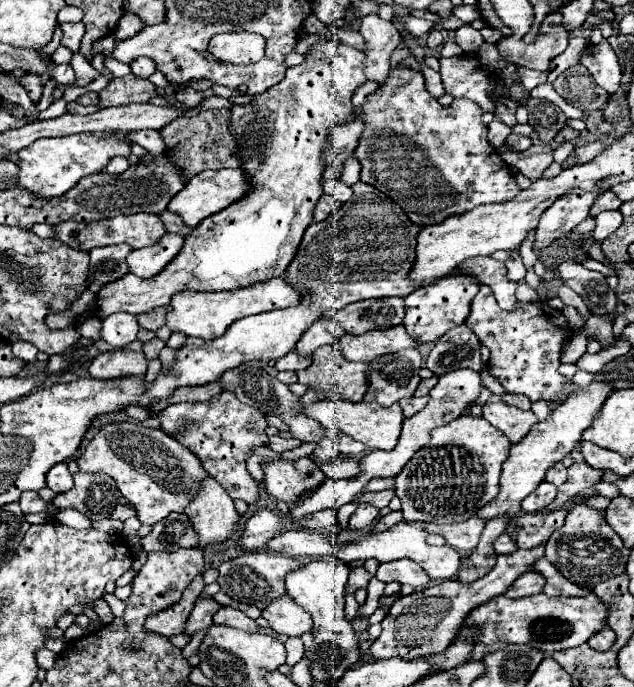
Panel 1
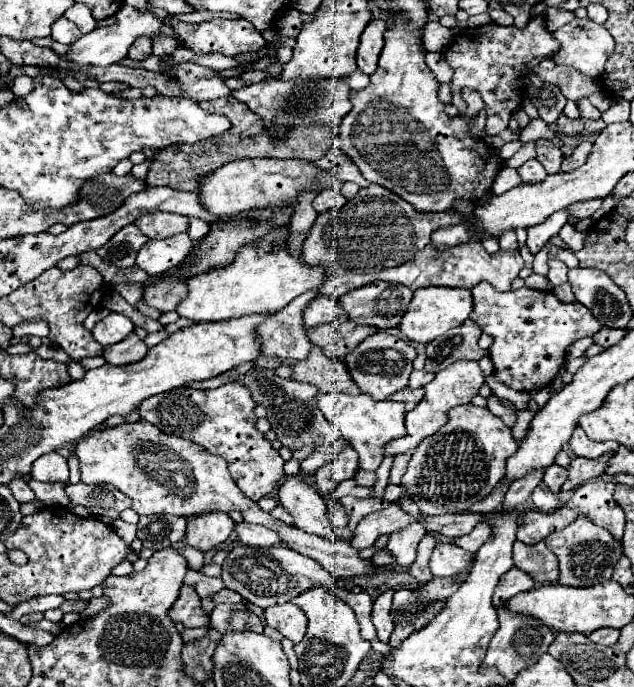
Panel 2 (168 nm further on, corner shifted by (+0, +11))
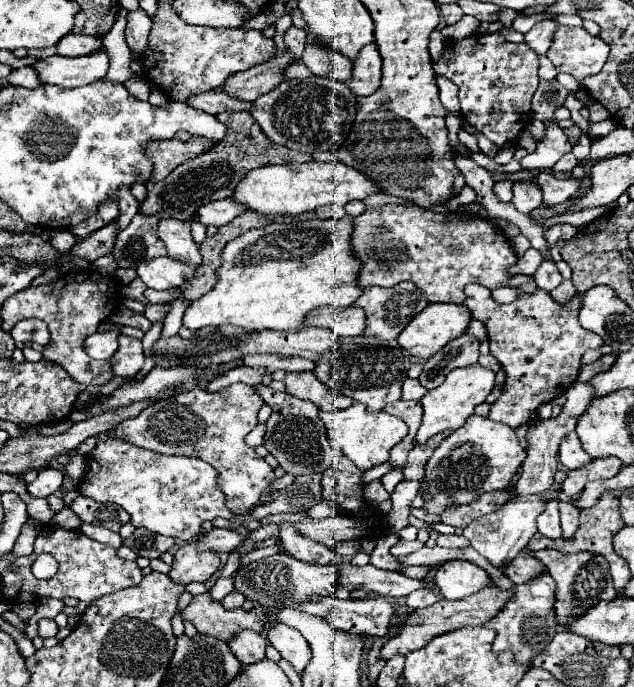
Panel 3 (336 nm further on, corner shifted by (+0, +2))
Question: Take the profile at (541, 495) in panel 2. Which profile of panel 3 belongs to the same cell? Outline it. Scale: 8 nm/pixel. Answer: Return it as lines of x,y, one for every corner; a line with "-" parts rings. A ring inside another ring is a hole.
555,500
545,502
543,514
537,518
537,528
547,538
559,538
561,536
561,524
559,524
559,510

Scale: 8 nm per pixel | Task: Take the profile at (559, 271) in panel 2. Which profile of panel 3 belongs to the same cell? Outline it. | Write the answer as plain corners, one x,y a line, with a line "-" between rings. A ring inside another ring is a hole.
545,260
535,272
535,284
545,292
555,290
561,282
563,282
563,276
559,274
555,262
551,262
551,260

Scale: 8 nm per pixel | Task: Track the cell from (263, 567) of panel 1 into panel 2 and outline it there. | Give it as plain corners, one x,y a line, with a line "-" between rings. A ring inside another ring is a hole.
245,545
235,547
229,553
227,561
223,563
221,579
227,589
241,593
245,601
259,605
261,609
283,605
291,601
293,597
297,597
299,593
305,593
307,589
313,589
313,587
325,587
337,597
341,595
339,585
331,579
331,575
317,561
313,561
311,557
299,555
297,551
285,545
273,545
273,547
263,547
263,549
245,547

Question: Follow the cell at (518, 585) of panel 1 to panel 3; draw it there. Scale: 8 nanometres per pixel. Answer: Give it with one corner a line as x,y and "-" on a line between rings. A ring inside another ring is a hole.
491,588
491,590
481,590
477,594
471,594
463,600
445,600
441,598
439,602
435,602
433,606
427,606
423,610
415,610
409,620
407,620
407,626
403,628
401,634
393,636
383,648
381,648
381,658
389,660
393,654
409,654
413,650
419,650
423,648
435,634
443,634
447,630
455,630
455,628
463,628
463,626
481,626
485,624
487,620
495,618
497,612
513,598
513,588
507,588
507,590
501,590
501,588

